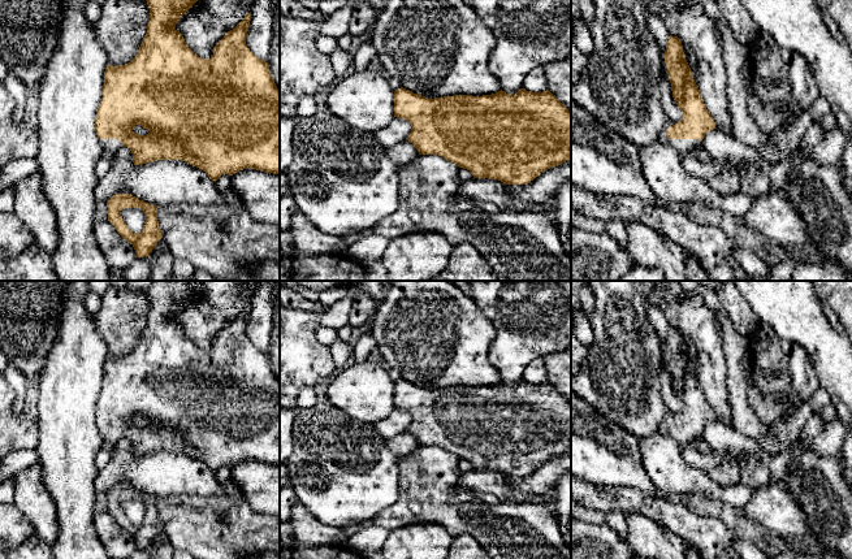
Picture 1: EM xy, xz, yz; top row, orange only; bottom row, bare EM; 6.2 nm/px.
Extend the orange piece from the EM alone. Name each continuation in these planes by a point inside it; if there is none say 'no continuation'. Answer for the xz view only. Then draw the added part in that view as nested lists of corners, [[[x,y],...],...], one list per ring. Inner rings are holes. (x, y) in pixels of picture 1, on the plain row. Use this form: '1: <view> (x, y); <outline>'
no continuation

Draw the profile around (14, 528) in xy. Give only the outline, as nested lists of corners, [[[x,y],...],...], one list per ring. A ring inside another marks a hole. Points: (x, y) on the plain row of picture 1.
[[[0,504],[0,550],[18,546],[34,533],[34,525],[14,504]]]

